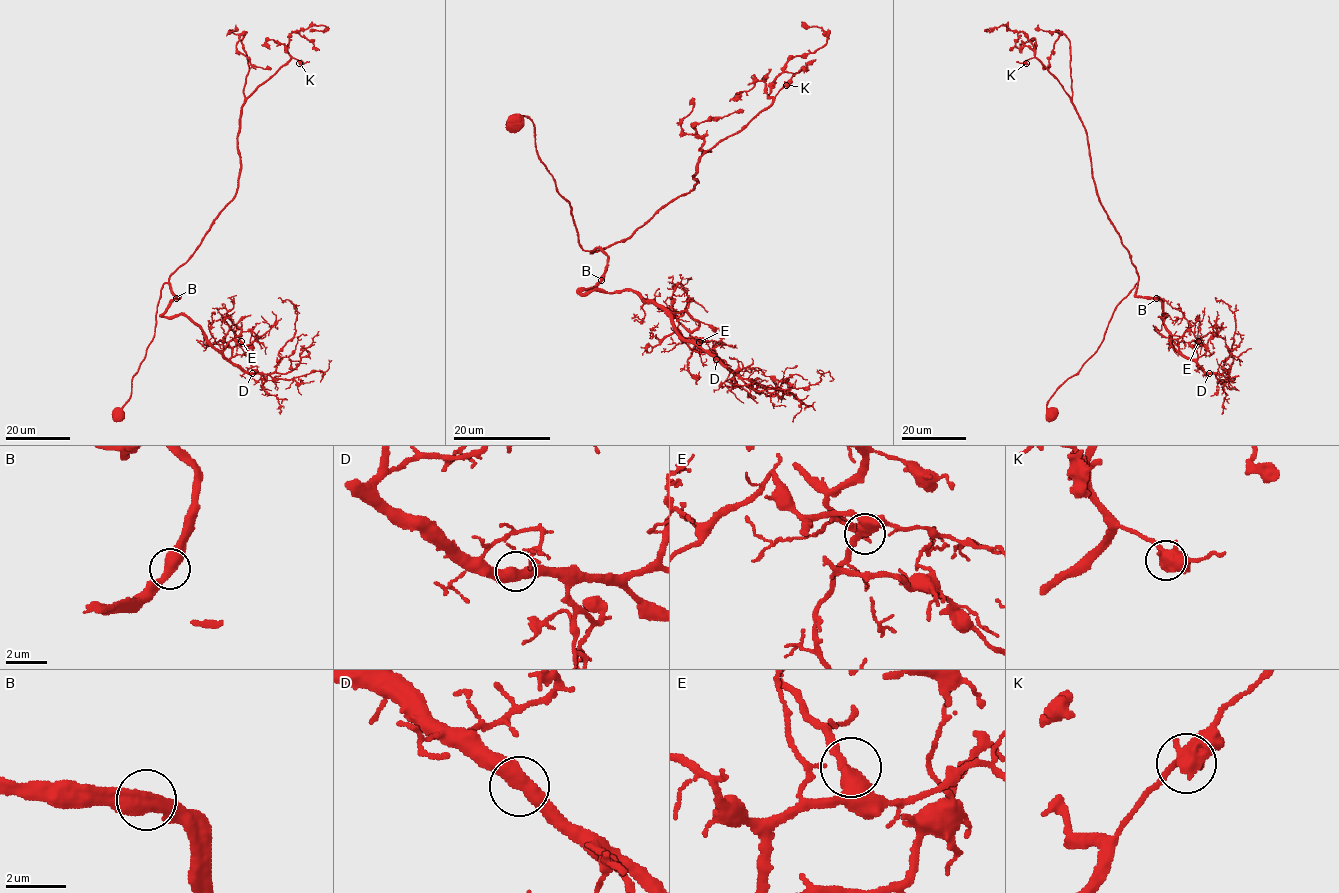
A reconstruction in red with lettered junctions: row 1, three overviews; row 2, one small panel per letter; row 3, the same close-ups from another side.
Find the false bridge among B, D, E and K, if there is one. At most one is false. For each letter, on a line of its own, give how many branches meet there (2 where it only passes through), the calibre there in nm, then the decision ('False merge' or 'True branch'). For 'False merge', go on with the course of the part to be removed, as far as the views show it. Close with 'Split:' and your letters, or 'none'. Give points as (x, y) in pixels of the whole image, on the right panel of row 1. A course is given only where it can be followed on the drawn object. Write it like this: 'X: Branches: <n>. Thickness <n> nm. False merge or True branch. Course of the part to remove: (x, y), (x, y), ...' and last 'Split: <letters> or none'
B: Branches: 2. Thickness 500 nm. True branch
D: Branches: 2. Thickness 500 nm. True branch
E: Branches: 2. Thickness 460 nm. True branch
K: Branches: 2. Thickness 550 nm. True branch
Split: none

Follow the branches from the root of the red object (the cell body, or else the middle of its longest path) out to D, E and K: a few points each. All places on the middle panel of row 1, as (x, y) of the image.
D: (517, 125), (533, 122), (578, 242), (607, 256), (604, 276), (581, 292), (632, 290), (716, 359)
E: (517, 125), (533, 122), (578, 242), (607, 256), (604, 276), (581, 292), (632, 290), (682, 341), (699, 342)
K: (517, 125), (533, 122), (578, 242), (597, 252), (687, 194), (698, 160), (786, 85)

